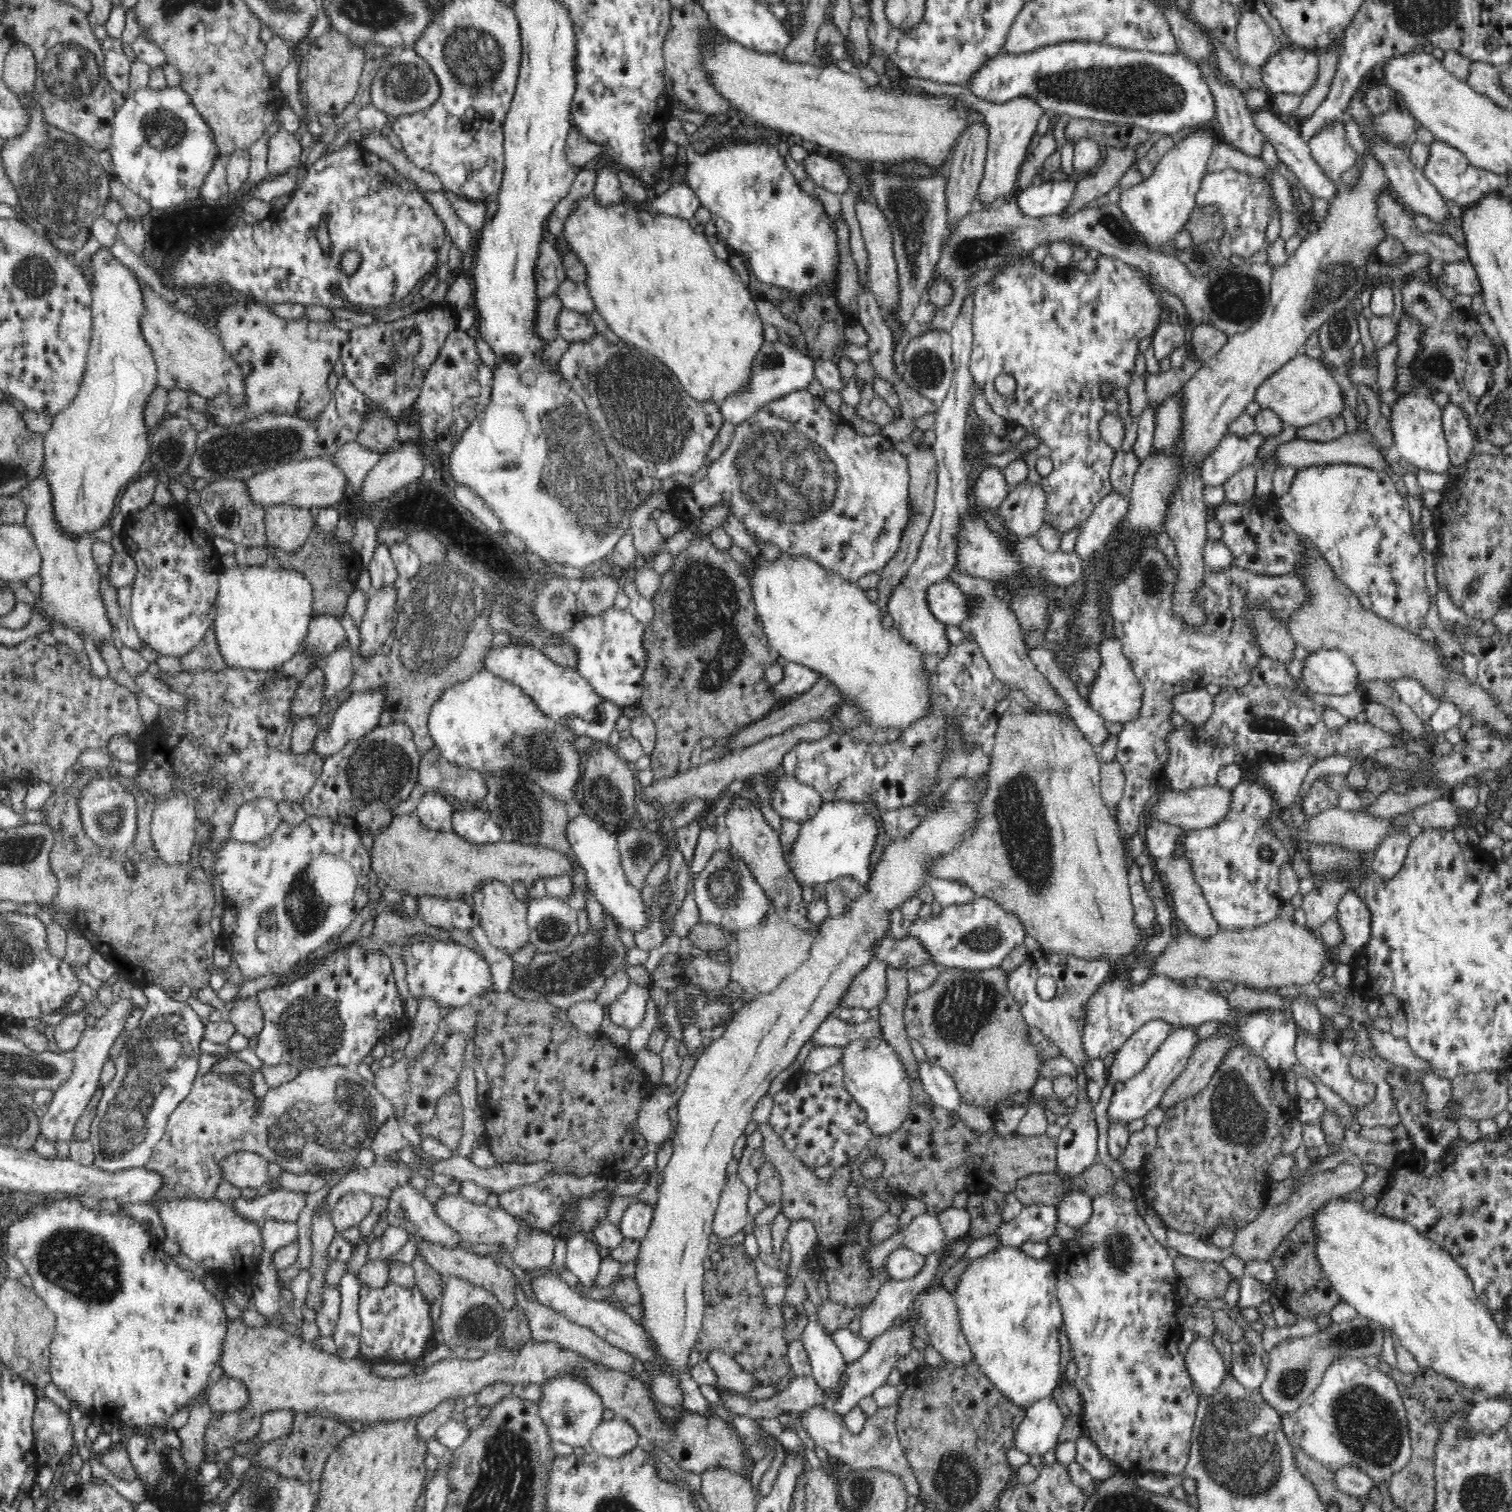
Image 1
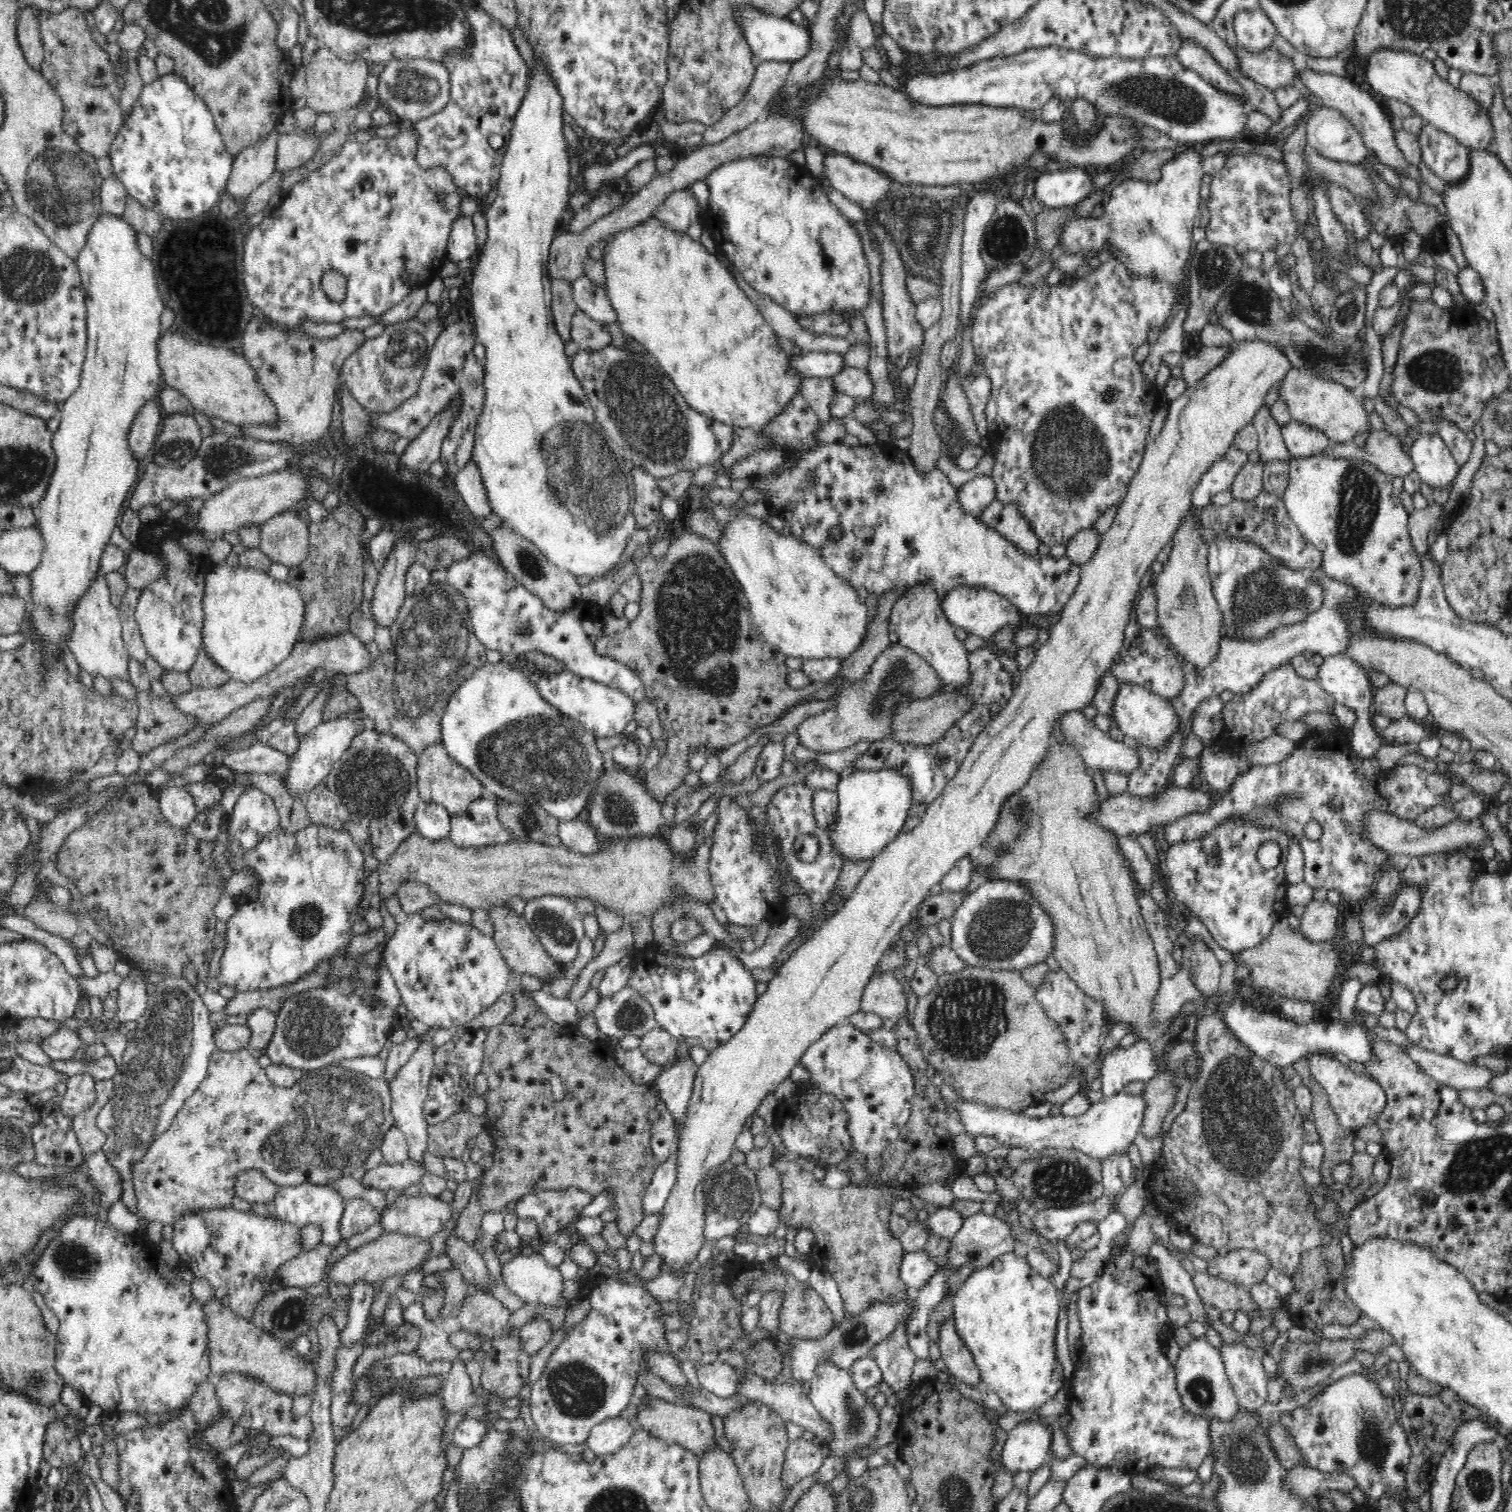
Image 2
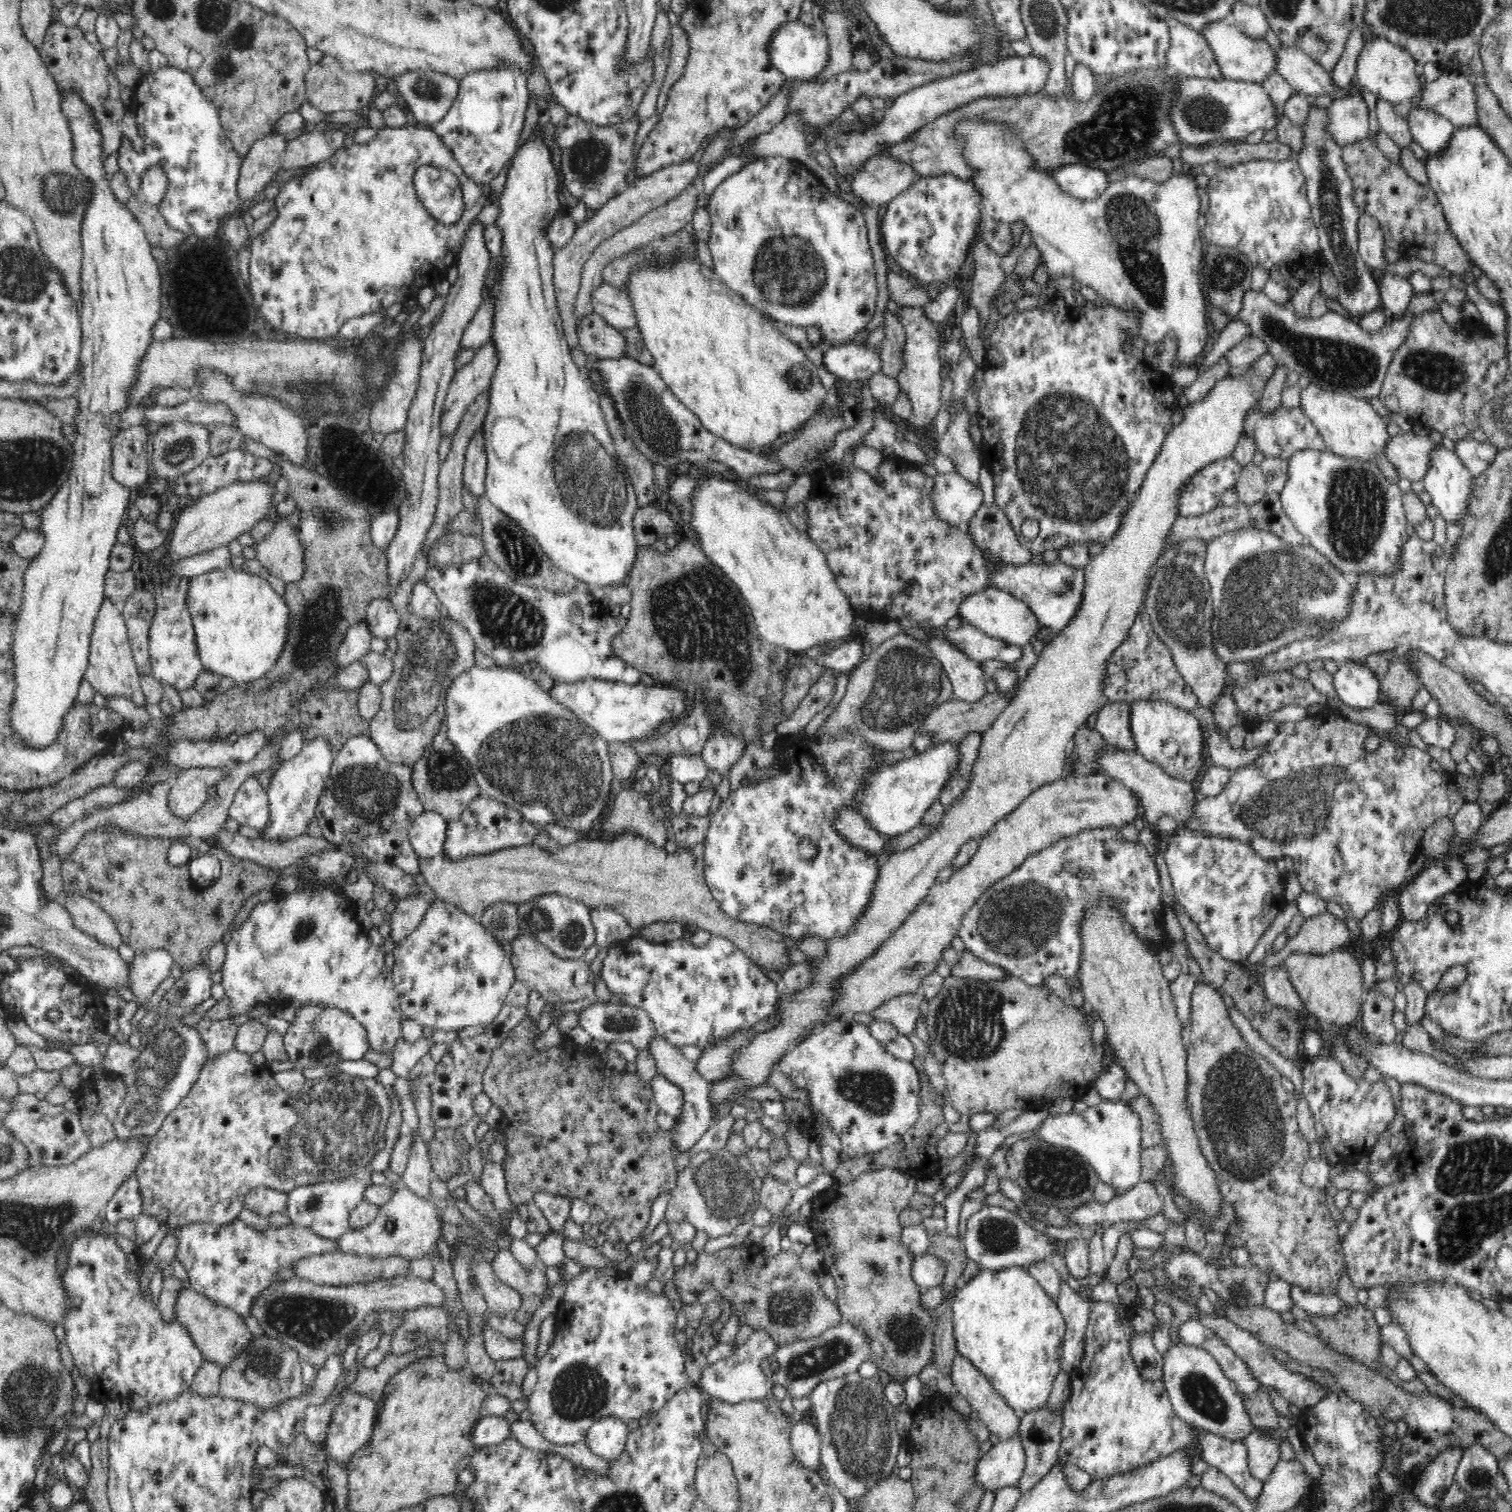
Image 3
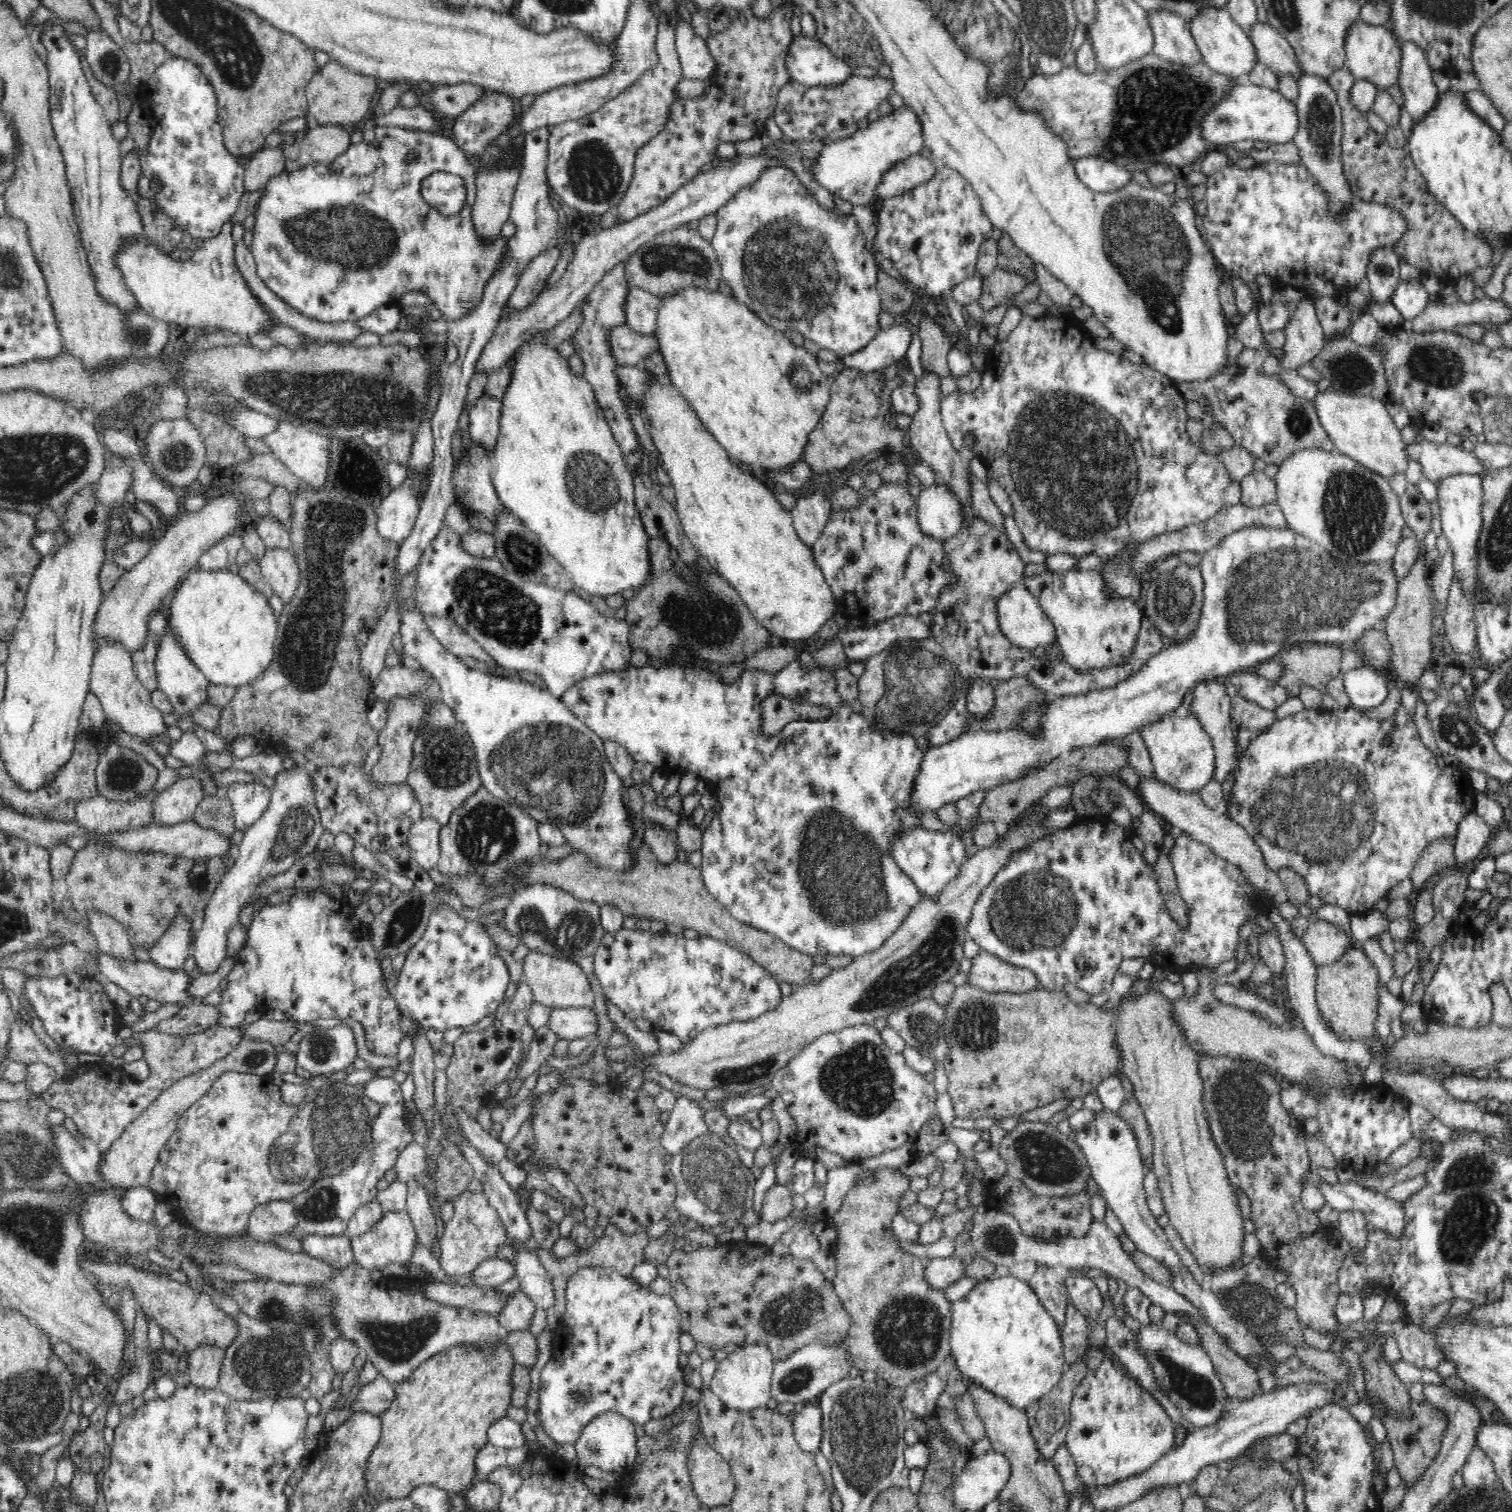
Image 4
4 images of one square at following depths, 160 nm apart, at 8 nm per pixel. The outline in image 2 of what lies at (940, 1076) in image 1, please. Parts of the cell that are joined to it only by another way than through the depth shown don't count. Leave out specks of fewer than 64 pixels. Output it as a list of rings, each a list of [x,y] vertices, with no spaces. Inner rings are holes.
[[[945,1081],[943,1087],[937,1092],[945,1105],[955,1104],[965,1131],[970,1137],[992,1136],[996,1137],[1002,1145],[1033,1151],[1044,1151],[1045,1149],[1052,1151],[1055,1147],[1064,1147],[1090,1156],[1092,1159],[1100,1161],[1100,1165],[1111,1156],[1128,1151],[1129,1146],[1141,1131],[1144,1113],[1147,1110],[1143,1093],[1128,1095],[1120,1092],[1111,1097],[1102,1097],[1096,1103],[1091,1103],[1088,1110],[1078,1116],[1069,1117],[1059,1113],[1030,1118],[1023,1115],[1022,1112],[1013,1113],[1002,1107],[966,1102],[963,1098],[959,1098],[958,1093]]]

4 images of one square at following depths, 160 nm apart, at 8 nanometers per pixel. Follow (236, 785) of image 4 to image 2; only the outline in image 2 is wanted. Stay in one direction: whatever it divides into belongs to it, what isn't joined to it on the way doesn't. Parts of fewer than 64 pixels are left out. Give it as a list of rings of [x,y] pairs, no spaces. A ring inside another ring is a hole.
[[[247,787],[228,816],[228,828],[234,833],[243,830],[254,830],[258,835],[279,829],[280,816],[270,796]]]

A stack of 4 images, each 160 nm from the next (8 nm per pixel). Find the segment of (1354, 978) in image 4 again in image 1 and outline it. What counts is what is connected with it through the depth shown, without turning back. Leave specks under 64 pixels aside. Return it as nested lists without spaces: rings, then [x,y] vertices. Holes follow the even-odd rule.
[[[1279,916],[1256,928],[1219,928],[1216,936],[1208,941],[1192,937],[1190,932],[1178,934],[1158,958],[1152,974],[1166,974],[1181,980],[1188,976],[1208,978],[1212,982],[1231,980],[1254,990],[1275,992],[1282,986],[1304,986],[1318,981],[1322,968],[1331,959],[1331,949],[1315,932]]]

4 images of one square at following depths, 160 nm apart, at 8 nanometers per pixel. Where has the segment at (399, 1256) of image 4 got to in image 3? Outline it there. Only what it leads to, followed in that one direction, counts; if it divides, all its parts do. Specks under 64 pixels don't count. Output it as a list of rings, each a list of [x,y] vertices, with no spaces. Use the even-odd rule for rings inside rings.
[[[401,1186],[400,1189],[394,1192],[392,1199],[387,1204],[379,1207],[378,1215],[371,1224],[358,1230],[350,1228],[336,1240],[338,1250],[351,1255],[366,1257],[404,1256],[410,1261],[422,1258],[435,1246],[437,1236],[441,1232],[442,1216],[437,1205],[434,1199],[420,1198],[409,1189]]]

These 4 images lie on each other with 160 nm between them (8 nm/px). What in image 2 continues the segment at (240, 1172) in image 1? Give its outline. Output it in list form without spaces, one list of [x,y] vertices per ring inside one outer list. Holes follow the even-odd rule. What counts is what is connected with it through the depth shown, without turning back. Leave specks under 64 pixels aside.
[[[250,1169],[241,1173],[235,1185],[235,1196],[252,1204],[274,1206],[279,1187],[272,1183],[260,1170]]]

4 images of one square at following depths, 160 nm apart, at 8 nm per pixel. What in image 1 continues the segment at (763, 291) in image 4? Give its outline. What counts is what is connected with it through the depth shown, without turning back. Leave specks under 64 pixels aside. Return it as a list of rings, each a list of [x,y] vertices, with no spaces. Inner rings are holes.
[[[720,136],[712,139],[712,152],[700,155],[690,146],[683,152],[687,164],[686,184],[698,195],[701,206],[712,213],[716,221],[716,243],[728,244],[731,253],[747,255],[752,272],[764,284],[776,284],[788,292],[812,292],[812,288],[828,288],[828,282],[838,284],[839,237],[836,224],[826,213],[823,203],[812,198],[797,184],[788,169],[784,157],[778,153],[778,146],[752,144],[754,140],[735,140],[734,136]]]

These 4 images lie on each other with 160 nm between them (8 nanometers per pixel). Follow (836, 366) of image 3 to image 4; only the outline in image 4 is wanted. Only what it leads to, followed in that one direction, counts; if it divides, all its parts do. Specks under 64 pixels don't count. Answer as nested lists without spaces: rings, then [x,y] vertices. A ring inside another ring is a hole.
[[[894,323],[889,328],[879,329],[876,336],[864,348],[840,357],[837,362],[839,367],[867,374],[906,357],[911,340],[908,328]]]

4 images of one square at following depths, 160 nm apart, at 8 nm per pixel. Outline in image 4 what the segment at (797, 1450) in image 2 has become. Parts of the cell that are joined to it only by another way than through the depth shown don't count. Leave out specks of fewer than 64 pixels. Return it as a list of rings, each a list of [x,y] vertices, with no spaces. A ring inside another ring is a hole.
[[[810,1402],[797,1406],[793,1427],[794,1438],[802,1450],[808,1454],[820,1451],[823,1437],[823,1415],[818,1404]]]

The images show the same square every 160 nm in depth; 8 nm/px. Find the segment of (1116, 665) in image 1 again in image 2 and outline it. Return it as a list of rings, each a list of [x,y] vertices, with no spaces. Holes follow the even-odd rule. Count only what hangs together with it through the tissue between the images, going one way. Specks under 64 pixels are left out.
[[[1125,682],[1118,685],[1117,696],[1113,700],[1110,720],[1125,733],[1126,739],[1148,748],[1160,748],[1174,733],[1181,730],[1180,716],[1173,711],[1169,701],[1152,693],[1145,687]]]

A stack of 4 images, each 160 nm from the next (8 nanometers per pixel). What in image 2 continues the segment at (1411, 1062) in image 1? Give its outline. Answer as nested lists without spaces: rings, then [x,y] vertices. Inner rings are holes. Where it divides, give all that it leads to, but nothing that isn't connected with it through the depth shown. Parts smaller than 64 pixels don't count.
[[[1413,1045],[1404,1053],[1436,1082],[1458,1090],[1486,1088],[1494,1076],[1501,1074],[1476,1063],[1466,1064],[1452,1056],[1442,1056],[1418,1045]]]

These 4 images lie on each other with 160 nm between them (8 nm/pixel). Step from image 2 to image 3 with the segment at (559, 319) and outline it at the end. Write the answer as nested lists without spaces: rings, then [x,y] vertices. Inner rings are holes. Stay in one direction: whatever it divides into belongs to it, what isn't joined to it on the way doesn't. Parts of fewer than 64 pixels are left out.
[[[682,162],[680,164],[670,164],[664,166],[650,177],[641,178],[626,188],[620,195],[612,198],[600,209],[590,212],[589,217],[575,230],[573,238],[555,252],[553,259],[553,287],[557,298],[557,308],[563,323],[563,333],[568,346],[578,348],[578,331],[576,315],[574,315],[574,302],[578,294],[581,274],[584,263],[592,255],[592,252],[608,238],[611,238],[618,230],[635,224],[640,218],[649,214],[652,210],[666,205],[670,200],[677,198],[678,195],[686,191],[694,182],[697,175],[701,172],[700,163]]]

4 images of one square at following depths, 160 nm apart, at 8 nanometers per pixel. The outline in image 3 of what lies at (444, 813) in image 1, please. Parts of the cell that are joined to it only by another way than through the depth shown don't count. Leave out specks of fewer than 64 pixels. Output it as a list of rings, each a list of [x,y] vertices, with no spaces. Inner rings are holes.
[[[422,812],[413,820],[409,840],[417,856],[432,857],[443,852],[448,821],[438,812]]]

